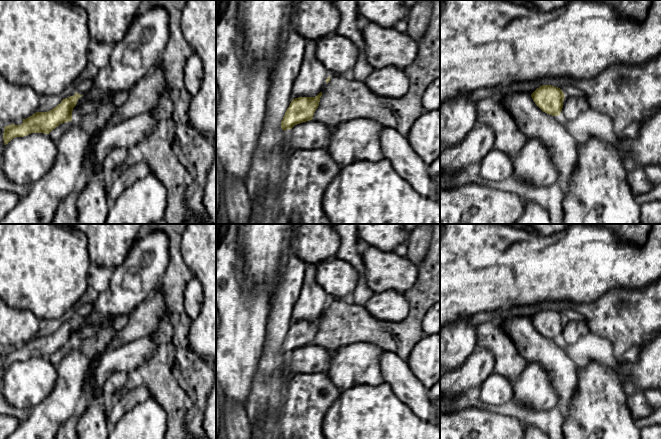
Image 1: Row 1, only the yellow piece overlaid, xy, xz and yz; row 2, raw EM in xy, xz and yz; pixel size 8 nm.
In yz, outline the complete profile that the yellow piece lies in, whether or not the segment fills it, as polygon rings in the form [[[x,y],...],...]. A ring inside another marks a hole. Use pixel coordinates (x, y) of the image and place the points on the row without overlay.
[[[542,309],[531,318],[531,321],[543,336],[552,340],[560,339],[565,321],[560,312]]]

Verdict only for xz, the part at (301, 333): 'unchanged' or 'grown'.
unchanged

